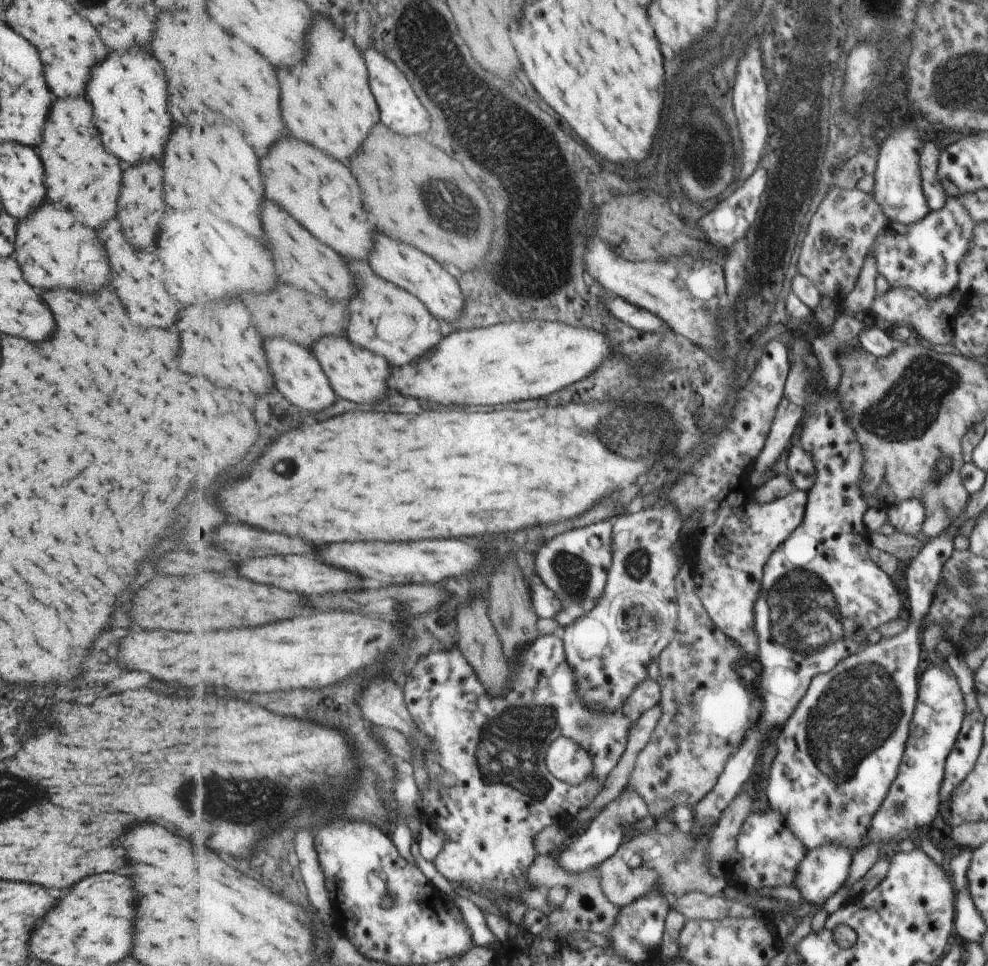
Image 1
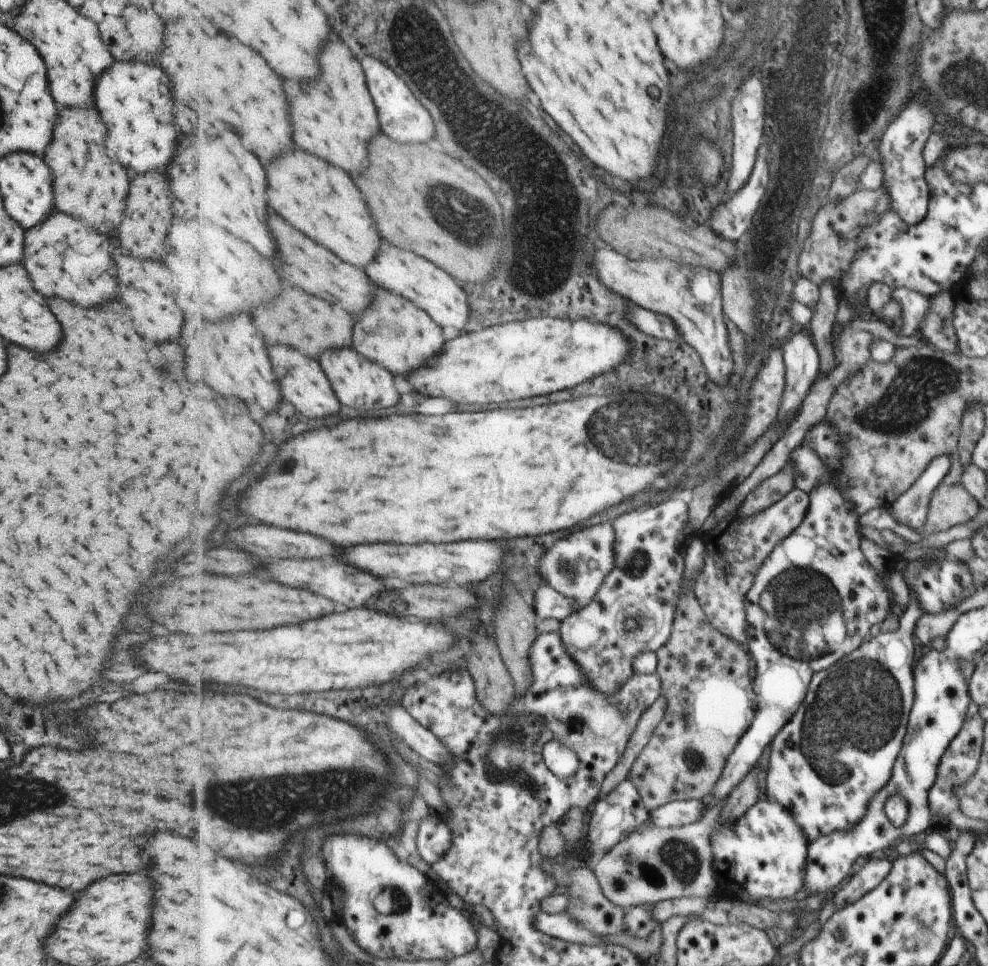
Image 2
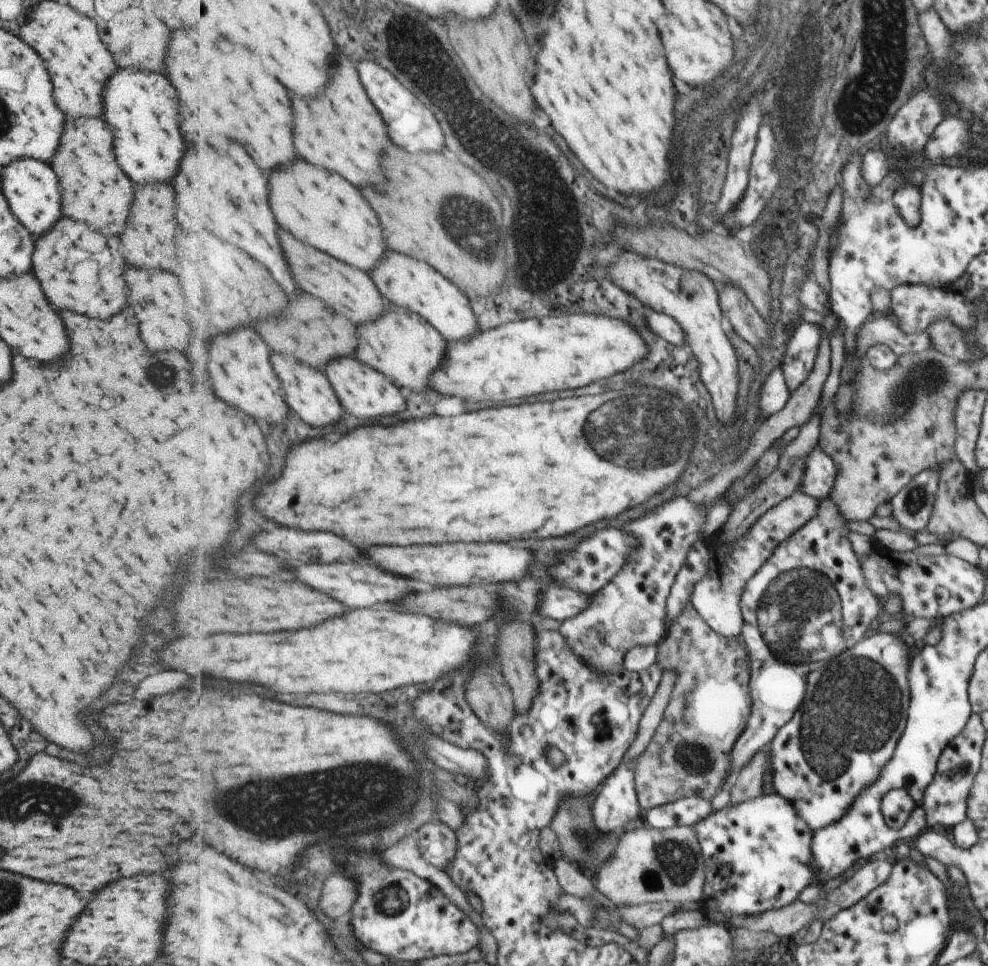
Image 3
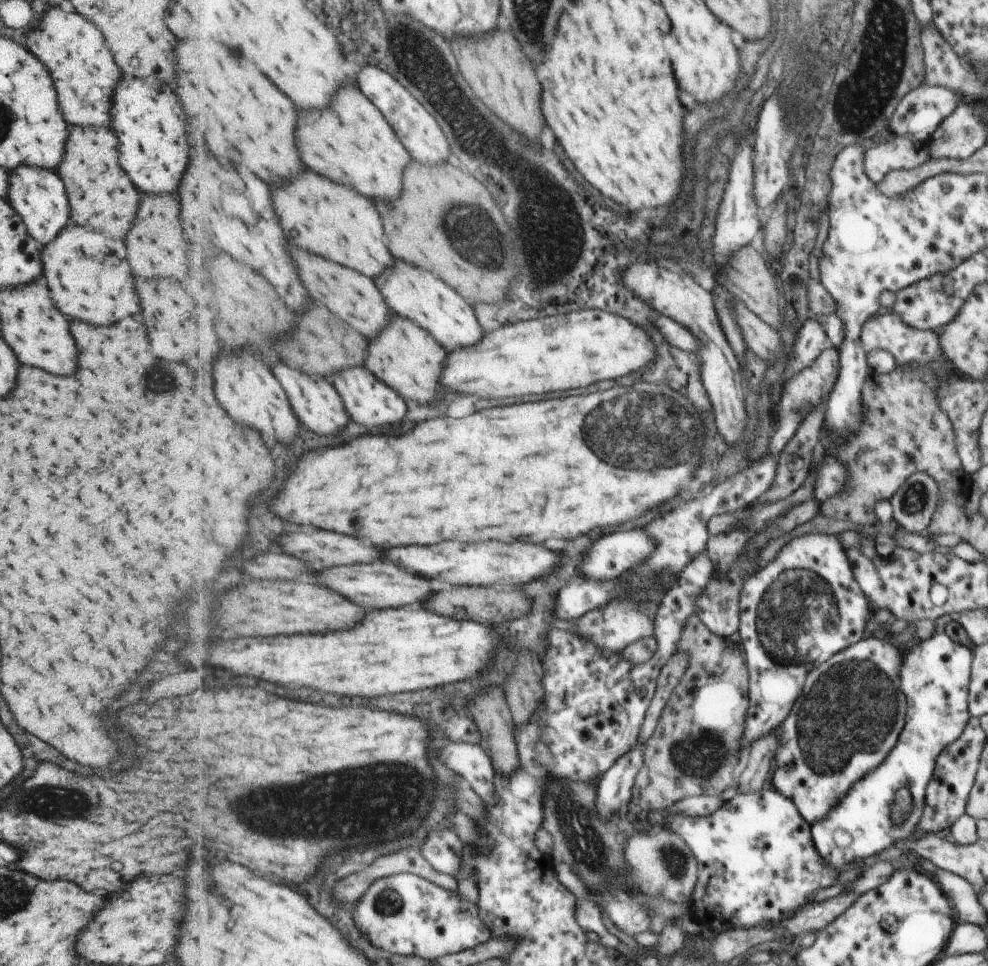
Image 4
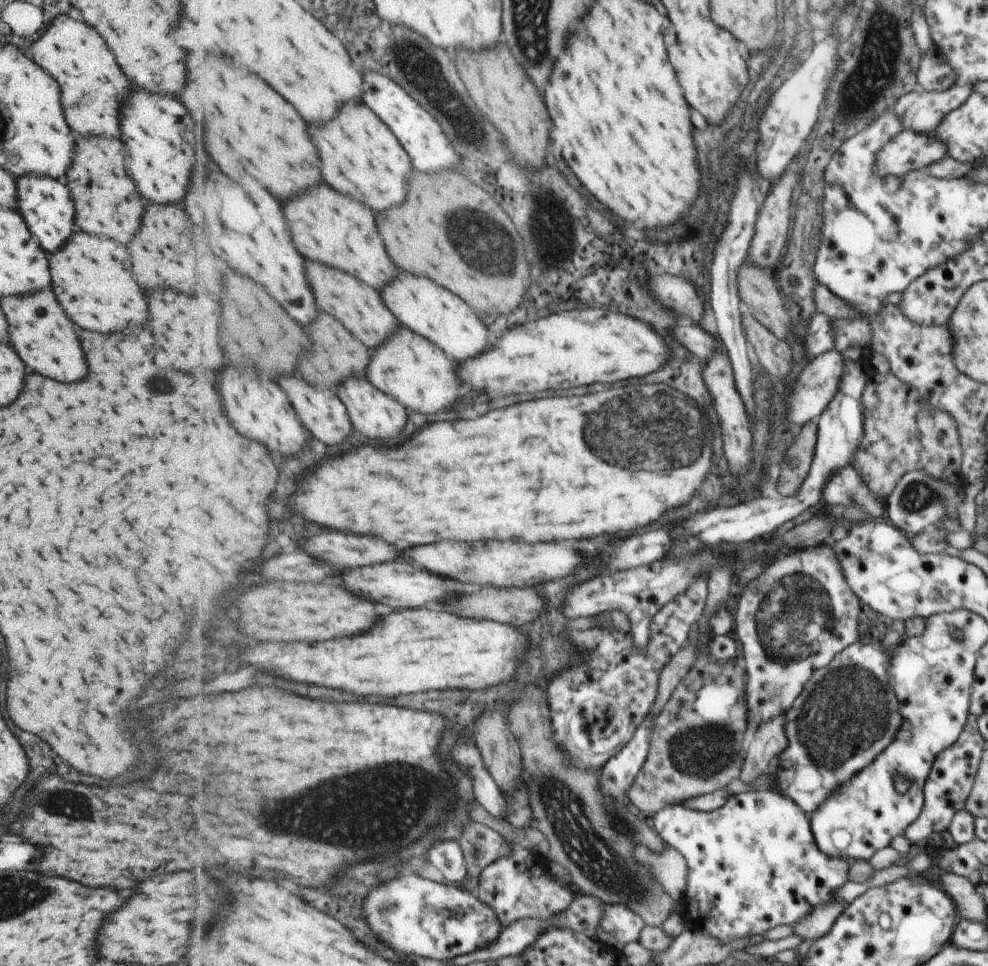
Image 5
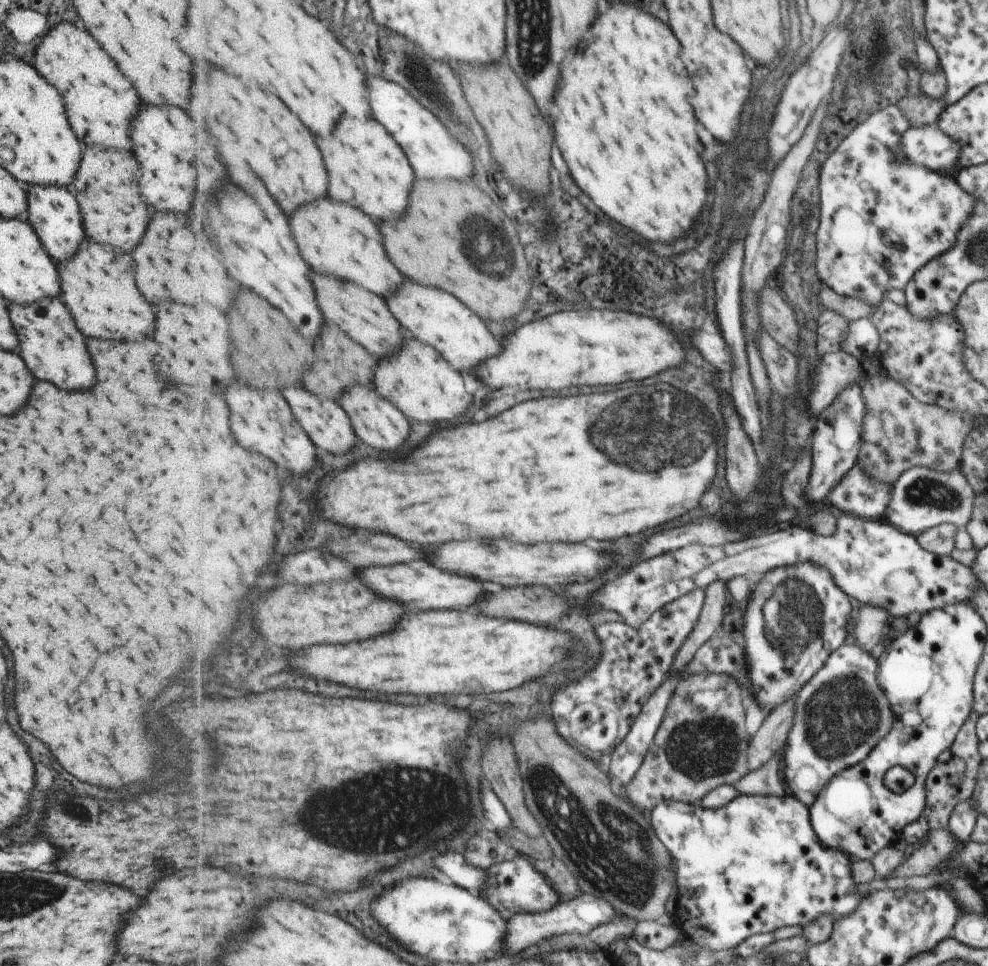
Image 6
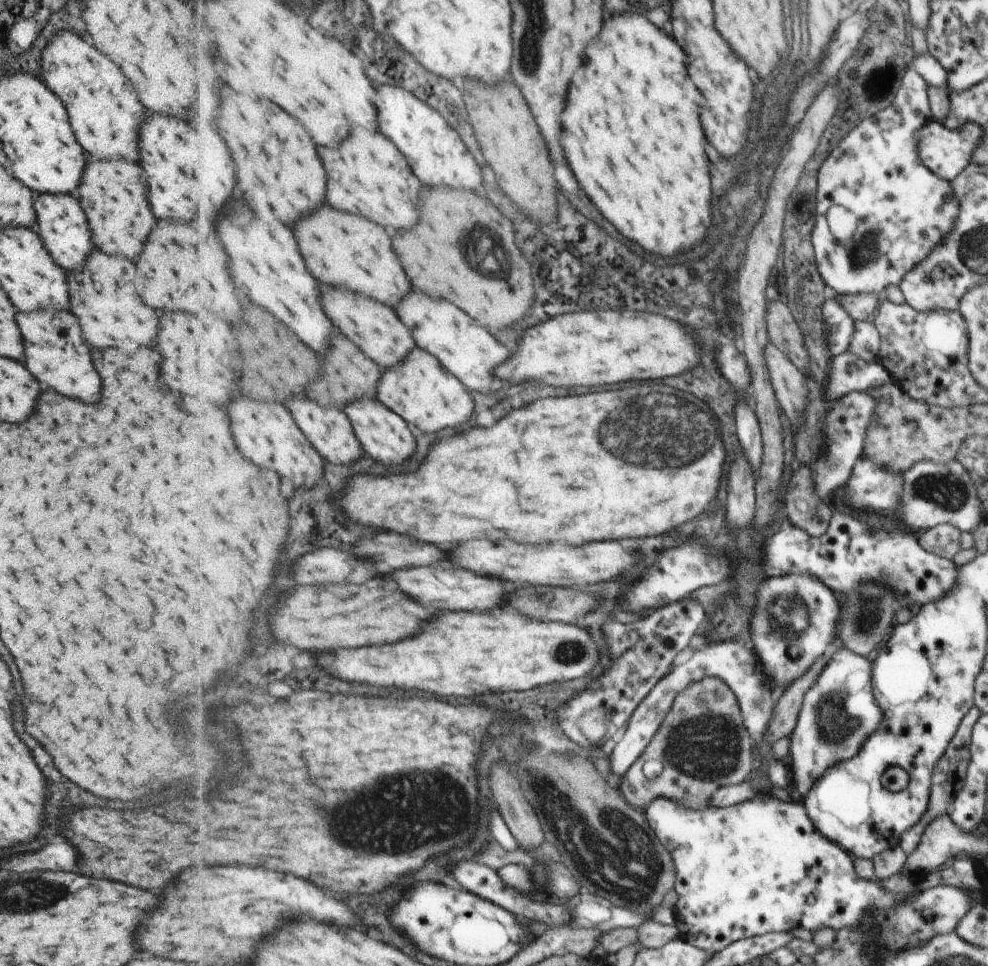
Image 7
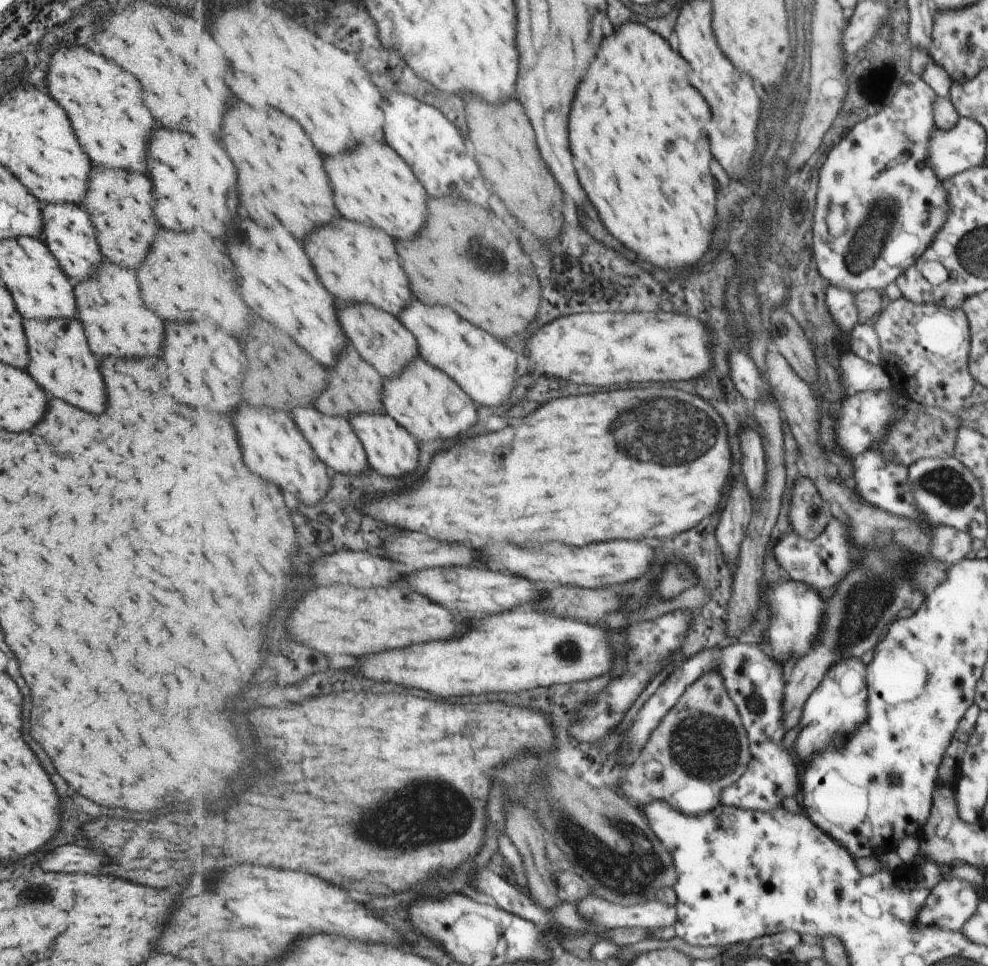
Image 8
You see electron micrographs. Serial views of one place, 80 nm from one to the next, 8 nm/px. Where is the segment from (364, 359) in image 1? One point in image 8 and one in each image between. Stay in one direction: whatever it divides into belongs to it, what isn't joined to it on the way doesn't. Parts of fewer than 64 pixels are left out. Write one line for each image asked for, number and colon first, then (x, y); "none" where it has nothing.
2: (362, 383)
3: (364, 391)
4: (371, 402)
5: (375, 413)
6: (378, 421)
7: (388, 437)
8: (391, 448)

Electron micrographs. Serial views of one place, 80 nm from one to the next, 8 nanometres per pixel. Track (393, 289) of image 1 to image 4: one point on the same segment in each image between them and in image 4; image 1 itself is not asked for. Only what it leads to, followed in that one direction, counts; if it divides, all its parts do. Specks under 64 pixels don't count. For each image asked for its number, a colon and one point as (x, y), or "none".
2: (396, 333)
3: (406, 348)
4: (407, 358)

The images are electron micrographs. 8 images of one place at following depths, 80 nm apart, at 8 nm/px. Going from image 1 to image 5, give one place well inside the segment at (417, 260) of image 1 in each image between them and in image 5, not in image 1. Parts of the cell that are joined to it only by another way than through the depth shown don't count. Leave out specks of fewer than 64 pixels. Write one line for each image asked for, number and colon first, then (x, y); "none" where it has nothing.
2: (434, 290)
3: (409, 282)
4: (418, 294)
5: (425, 306)

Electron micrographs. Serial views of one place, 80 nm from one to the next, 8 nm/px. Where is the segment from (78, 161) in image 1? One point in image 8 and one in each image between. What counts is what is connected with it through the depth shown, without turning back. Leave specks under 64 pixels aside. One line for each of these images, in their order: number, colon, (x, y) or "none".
2: (88, 184)
3: (94, 190)
4: (100, 197)
5: (97, 181)
6: (104, 186)
7: (111, 194)
8: (121, 209)

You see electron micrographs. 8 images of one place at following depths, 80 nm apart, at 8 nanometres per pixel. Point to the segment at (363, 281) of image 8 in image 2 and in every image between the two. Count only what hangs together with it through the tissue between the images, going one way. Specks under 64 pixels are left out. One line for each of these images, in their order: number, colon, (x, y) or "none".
2: (305, 193)
3: (325, 209)
4: (332, 220)
5: (327, 226)
6: (335, 238)
7: (350, 251)

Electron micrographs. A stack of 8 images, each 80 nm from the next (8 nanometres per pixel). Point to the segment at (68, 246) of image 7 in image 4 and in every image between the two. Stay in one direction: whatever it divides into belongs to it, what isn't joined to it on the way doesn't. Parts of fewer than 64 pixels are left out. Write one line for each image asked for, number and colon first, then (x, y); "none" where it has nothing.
4: (37, 196)
5: (44, 204)
6: (52, 213)

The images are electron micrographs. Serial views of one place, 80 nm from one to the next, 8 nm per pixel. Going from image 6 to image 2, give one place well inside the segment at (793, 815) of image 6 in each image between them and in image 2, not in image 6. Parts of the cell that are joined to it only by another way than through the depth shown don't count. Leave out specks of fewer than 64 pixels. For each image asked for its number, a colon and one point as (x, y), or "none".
2: (764, 854)
3: (758, 858)
4: (758, 863)
5: (755, 864)

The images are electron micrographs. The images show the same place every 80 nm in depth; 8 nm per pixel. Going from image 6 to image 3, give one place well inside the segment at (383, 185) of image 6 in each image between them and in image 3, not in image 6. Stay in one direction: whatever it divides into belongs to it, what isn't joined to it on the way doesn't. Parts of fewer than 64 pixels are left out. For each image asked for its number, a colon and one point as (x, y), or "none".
3: (342, 130)
4: (352, 141)
5: (359, 154)

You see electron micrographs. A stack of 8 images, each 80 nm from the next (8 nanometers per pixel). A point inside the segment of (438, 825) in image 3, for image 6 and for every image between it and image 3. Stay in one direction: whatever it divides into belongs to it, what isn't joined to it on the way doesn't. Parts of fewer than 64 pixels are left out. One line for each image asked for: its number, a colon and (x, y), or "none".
4: (443, 848)
5: (445, 856)
6: (453, 864)

